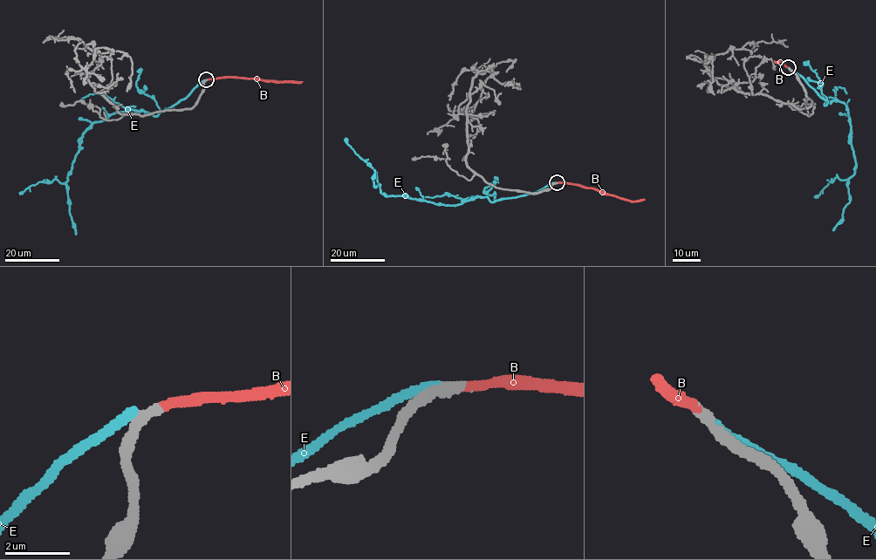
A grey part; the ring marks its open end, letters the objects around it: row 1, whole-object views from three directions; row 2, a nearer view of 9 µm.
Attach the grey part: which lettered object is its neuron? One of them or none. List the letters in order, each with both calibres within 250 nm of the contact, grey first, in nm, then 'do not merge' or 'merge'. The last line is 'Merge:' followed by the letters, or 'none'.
B: 320/280 nm | merge
E: 440/300 nm | do not merge
Merge: B

